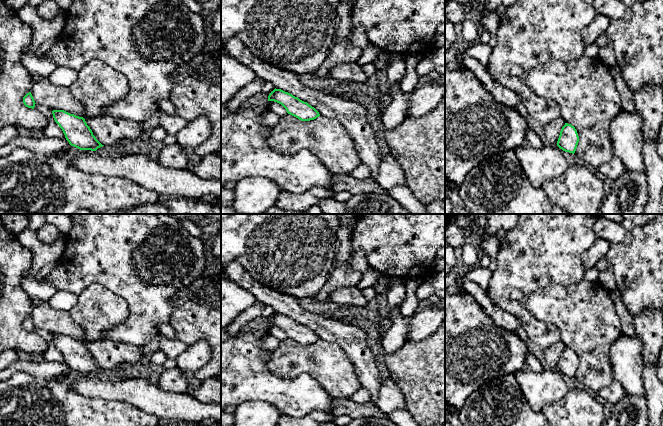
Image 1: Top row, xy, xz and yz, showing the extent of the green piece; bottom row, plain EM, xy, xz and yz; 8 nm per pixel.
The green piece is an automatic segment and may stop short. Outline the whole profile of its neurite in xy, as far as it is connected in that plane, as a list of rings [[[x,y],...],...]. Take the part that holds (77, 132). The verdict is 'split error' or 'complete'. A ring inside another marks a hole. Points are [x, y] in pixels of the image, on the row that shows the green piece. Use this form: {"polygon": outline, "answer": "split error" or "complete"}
{"polygon": [[[53,110],[52,114],[71,146],[80,150],[91,151],[96,151],[104,146],[93,135],[83,117],[70,114],[64,110]]], "answer": "complete"}

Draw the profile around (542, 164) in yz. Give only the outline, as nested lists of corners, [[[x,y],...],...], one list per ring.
[[[525,142],[515,151],[525,177],[537,189],[541,189],[546,181],[558,178],[570,165],[557,145],[534,148]]]

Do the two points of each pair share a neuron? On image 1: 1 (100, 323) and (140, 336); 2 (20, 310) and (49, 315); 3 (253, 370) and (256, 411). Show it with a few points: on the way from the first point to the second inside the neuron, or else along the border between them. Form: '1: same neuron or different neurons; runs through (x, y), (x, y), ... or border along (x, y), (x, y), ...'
1: different neurons; border along (128, 308), (128, 317), (109, 329), (102, 338)
2: different neurons; border along (33, 307), (30, 315)
3: different neurons; border along (236, 405), (245, 401), (266, 401), (277, 410)

